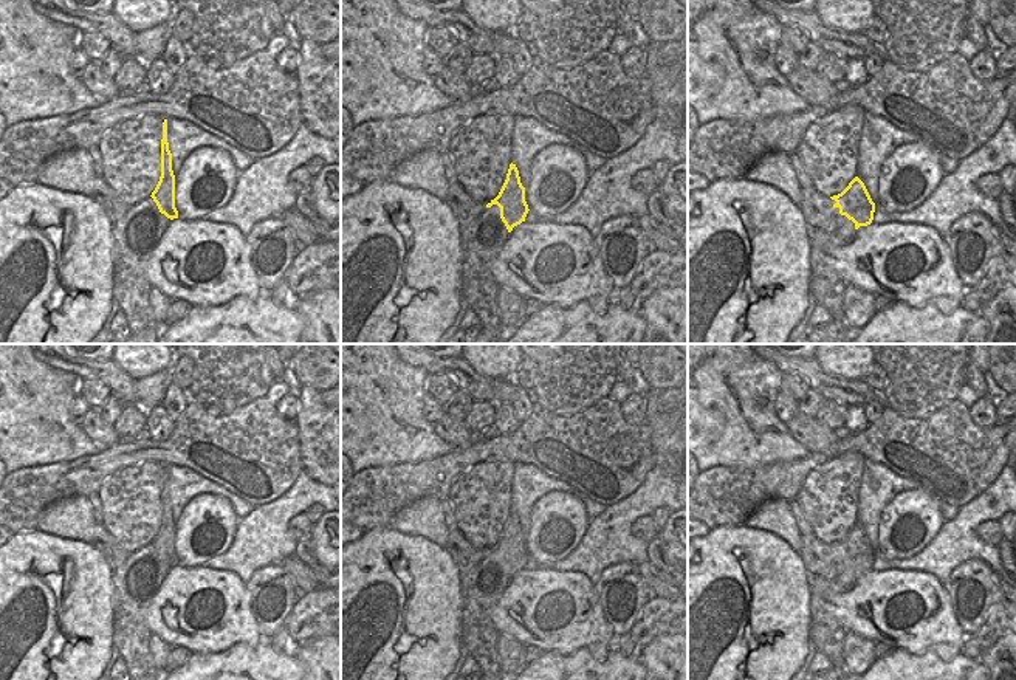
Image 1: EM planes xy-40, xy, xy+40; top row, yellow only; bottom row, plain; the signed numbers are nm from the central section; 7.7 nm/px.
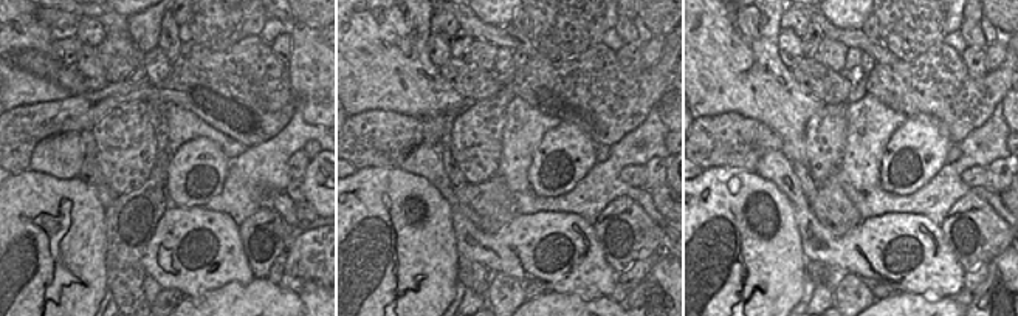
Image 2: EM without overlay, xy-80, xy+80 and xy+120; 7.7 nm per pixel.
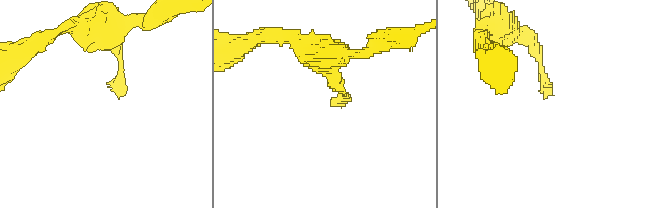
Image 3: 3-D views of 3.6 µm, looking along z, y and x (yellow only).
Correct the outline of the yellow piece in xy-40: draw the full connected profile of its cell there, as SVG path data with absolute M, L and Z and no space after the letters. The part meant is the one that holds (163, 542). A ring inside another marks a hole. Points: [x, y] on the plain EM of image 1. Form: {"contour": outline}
{"contour": "M167 466L163 469L161 524L150 544L161 561L170 567L178 565L178 558L175 555L175 522L172 517L172 500L167 489Z"}

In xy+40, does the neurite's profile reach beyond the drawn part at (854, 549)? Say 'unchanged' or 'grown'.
unchanged

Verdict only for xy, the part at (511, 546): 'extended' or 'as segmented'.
as segmented

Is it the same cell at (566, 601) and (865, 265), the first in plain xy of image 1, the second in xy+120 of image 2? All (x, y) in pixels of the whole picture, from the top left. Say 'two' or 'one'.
one

